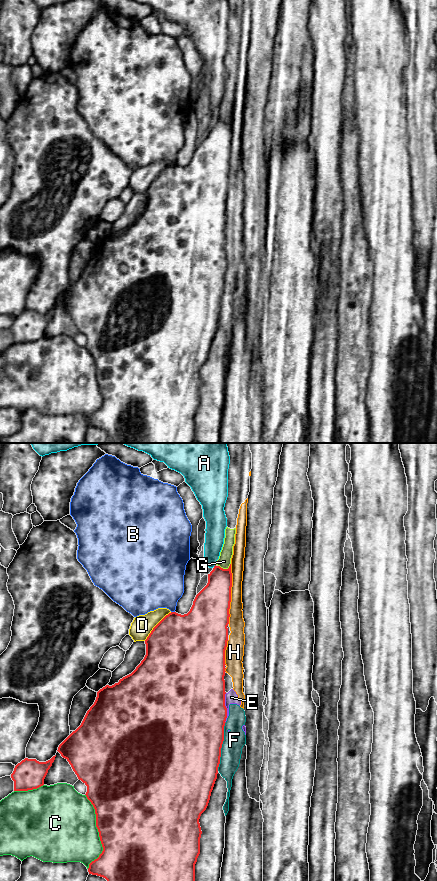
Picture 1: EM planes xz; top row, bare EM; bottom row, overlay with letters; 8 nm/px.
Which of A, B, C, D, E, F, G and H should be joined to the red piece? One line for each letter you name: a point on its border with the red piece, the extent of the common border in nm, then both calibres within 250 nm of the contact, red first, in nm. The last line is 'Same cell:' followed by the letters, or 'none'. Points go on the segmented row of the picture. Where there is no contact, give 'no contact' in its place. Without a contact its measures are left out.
Same cell: none

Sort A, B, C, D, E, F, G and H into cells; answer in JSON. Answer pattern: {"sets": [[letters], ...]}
{"sets": [["A"], ["B"], ["C"], ["D"], ["E", "F", "G", "H"]]}

